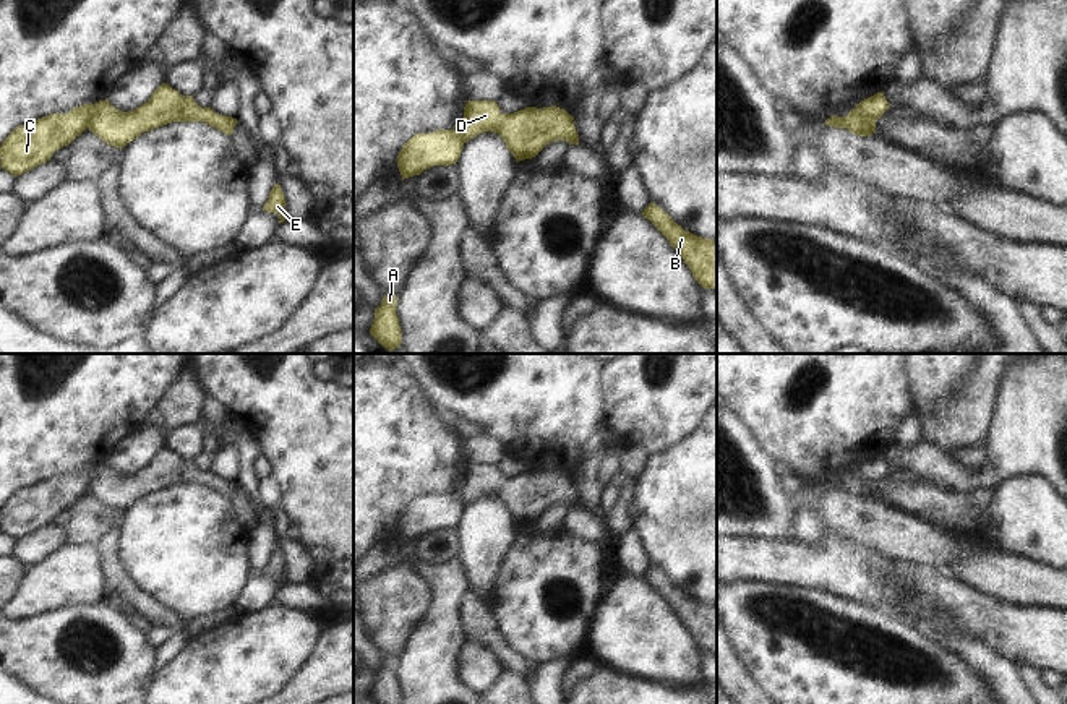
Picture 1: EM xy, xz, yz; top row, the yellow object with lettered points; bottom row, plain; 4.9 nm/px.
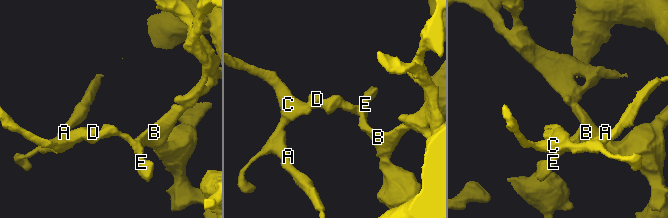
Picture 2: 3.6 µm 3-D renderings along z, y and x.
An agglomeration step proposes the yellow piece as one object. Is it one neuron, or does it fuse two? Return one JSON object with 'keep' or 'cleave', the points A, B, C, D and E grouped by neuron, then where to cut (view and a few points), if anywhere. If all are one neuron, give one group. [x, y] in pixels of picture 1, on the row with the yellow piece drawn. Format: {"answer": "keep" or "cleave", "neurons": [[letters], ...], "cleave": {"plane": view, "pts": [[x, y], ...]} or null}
{"answer": "cleave", "neurons": [["A", "C"], ["B", "D", "E"]], "cleave": {"plane": "yz", "pts": [[860, 103], [860, 107], [874, 120]]}}

